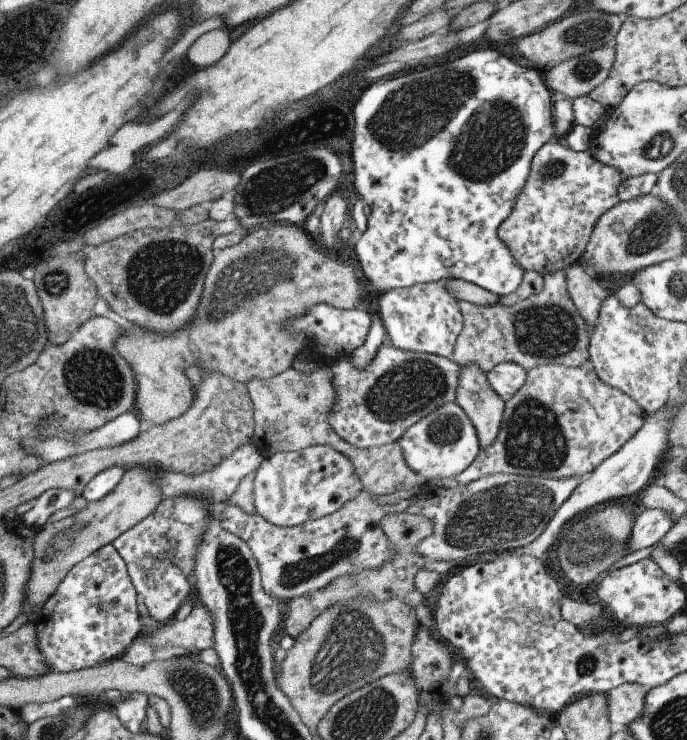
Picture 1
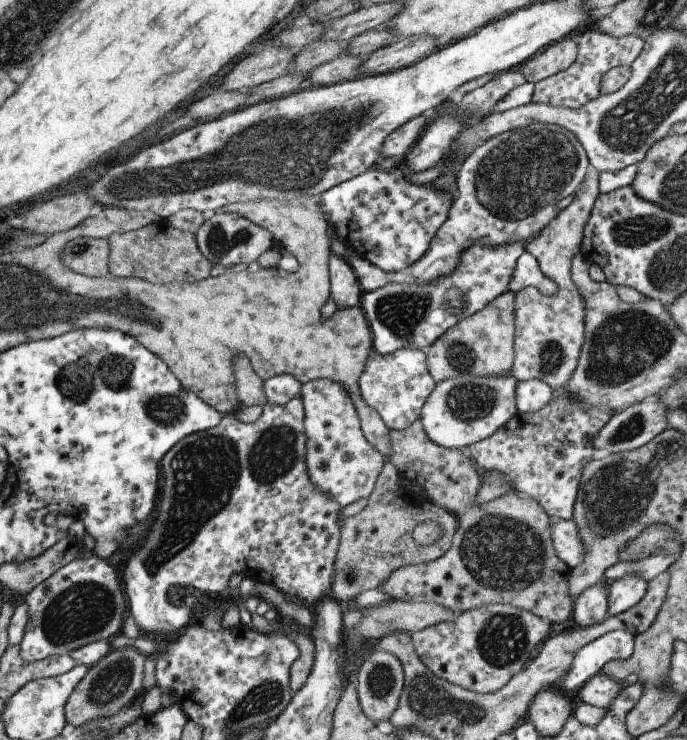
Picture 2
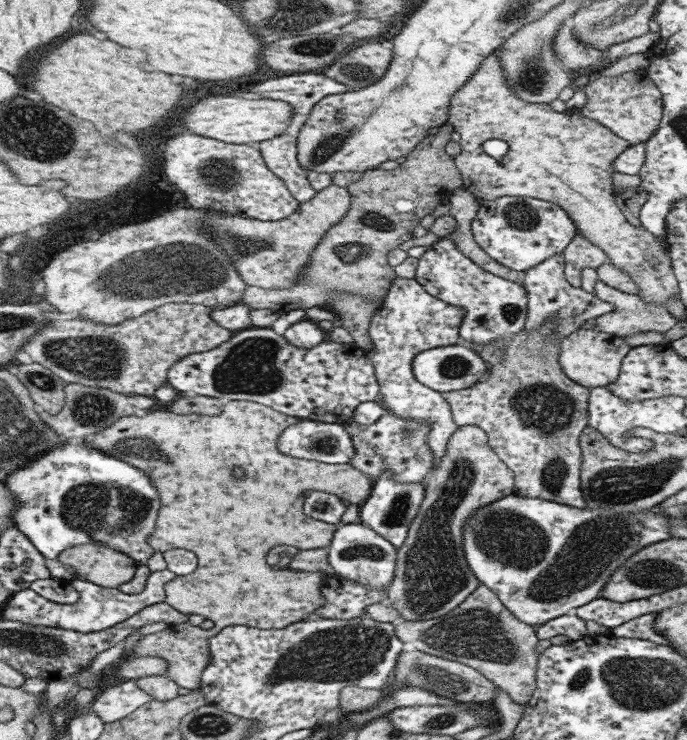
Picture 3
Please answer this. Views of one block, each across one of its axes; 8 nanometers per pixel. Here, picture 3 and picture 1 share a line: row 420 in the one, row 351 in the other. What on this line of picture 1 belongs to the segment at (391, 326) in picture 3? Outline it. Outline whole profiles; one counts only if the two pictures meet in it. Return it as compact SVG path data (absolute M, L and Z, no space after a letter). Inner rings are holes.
M448 279L418 283L386 291L377 306L390 342L399 349L435 354L450 359L463 329L459 300L446 289Z

